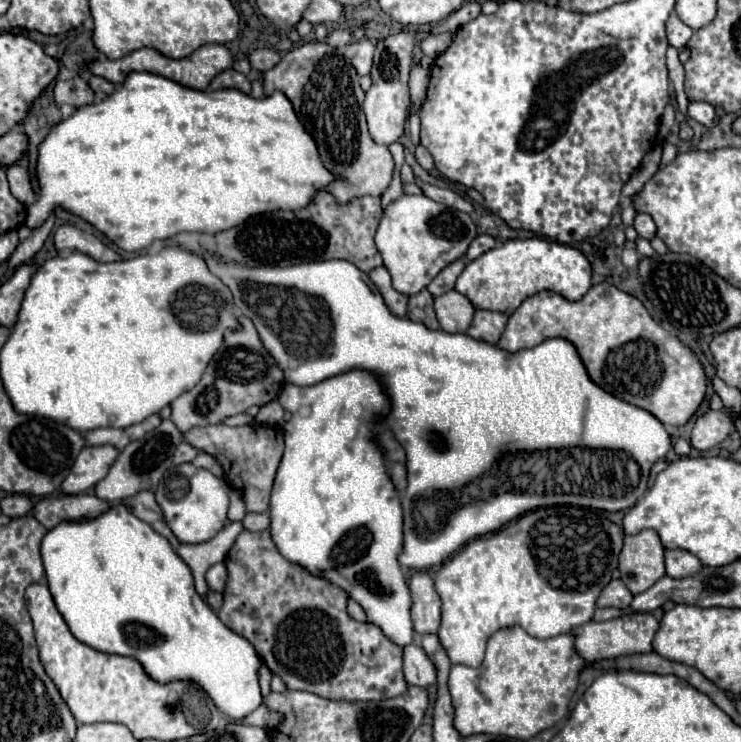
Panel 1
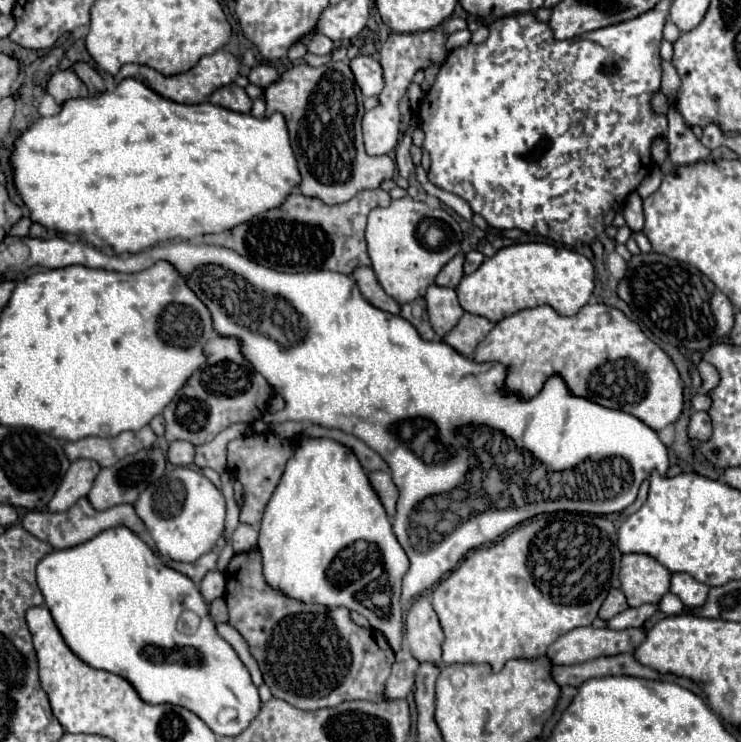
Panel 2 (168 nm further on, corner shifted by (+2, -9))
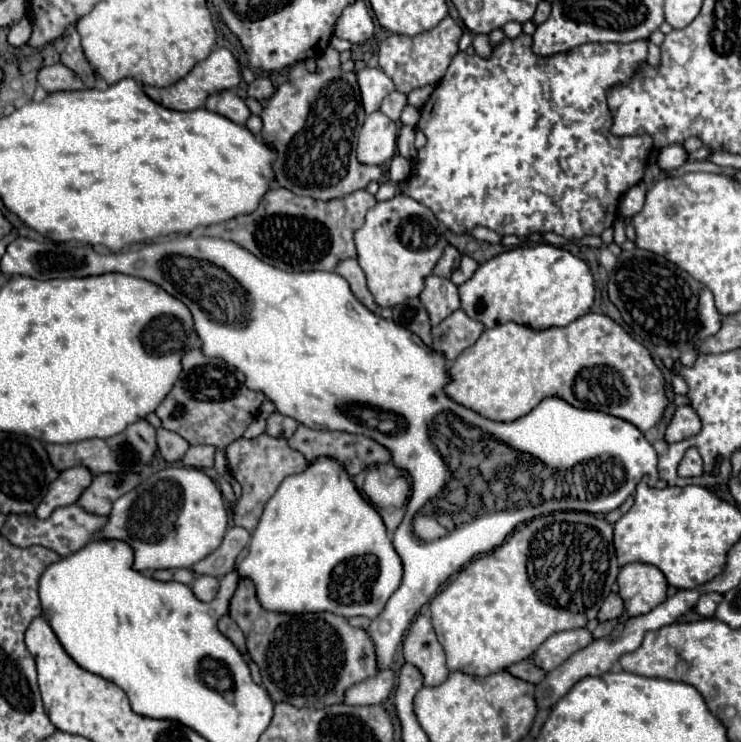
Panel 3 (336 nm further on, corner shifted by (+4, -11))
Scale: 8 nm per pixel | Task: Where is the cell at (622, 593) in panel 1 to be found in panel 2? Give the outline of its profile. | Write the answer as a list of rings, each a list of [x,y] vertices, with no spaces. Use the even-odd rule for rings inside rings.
[[[611,589],[609,595],[607,595],[607,599],[605,599],[605,603],[603,603],[601,609],[599,609],[599,617],[607,621],[607,619],[611,619],[611,617],[623,613],[627,607],[629,607],[629,605],[627,605],[627,599],[625,599],[623,591]]]

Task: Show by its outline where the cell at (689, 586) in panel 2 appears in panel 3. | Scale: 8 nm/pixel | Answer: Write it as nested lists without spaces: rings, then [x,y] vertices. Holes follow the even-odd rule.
[[[705,593],[705,595],[701,595],[701,599],[697,601],[697,605],[695,605],[695,611],[699,613],[699,615],[703,615],[703,617],[713,617],[715,615],[715,609],[717,609],[717,605],[723,601],[723,597],[719,595],[719,593]]]

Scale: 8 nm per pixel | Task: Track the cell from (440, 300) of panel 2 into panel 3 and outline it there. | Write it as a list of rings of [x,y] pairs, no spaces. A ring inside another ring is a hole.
[[[427,275],[425,289],[421,291],[419,299],[427,309],[433,325],[441,323],[445,317],[449,317],[453,311],[459,309],[457,287],[449,279],[437,275]]]

